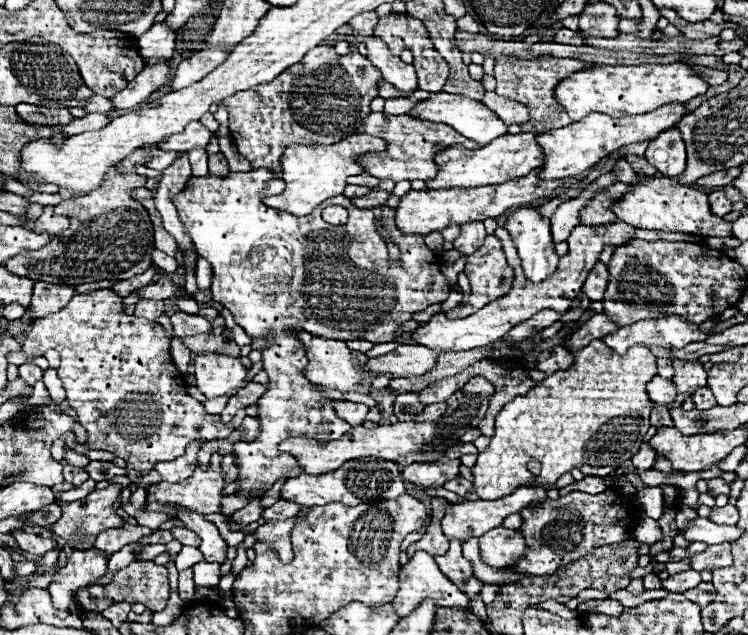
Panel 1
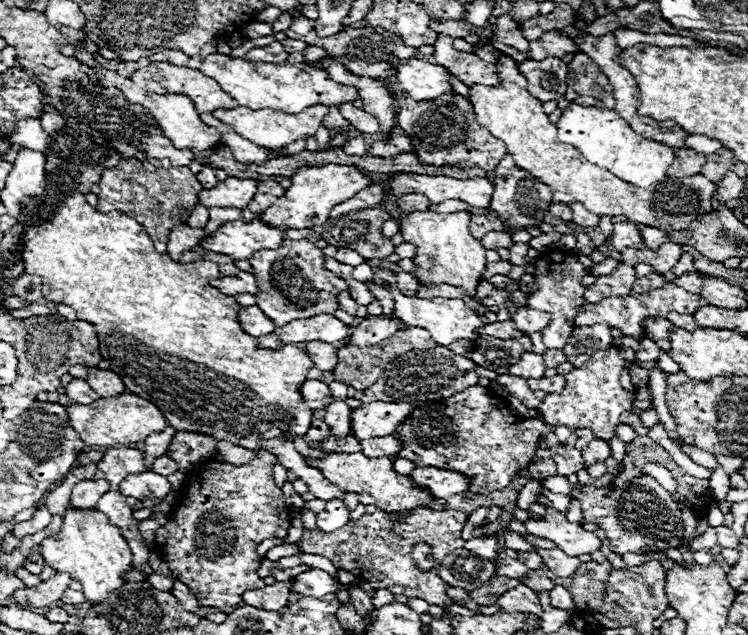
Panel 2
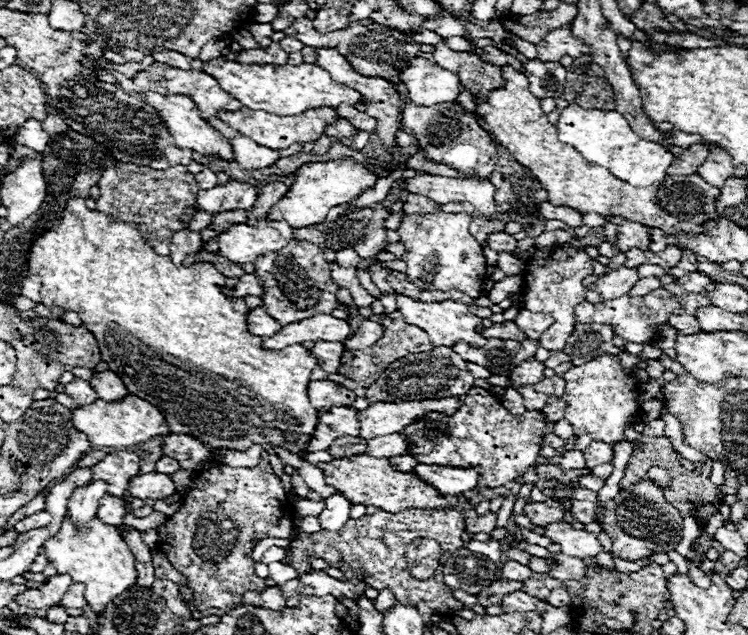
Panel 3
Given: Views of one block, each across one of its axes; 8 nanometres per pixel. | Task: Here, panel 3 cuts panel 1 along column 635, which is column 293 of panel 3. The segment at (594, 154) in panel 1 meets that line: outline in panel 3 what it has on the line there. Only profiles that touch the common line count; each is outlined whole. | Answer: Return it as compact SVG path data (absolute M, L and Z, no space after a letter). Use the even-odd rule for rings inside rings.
M240 108L238 112L218 112L218 118L222 122L226 122L230 128L234 128L236 132L254 140L256 144L272 148L272 150L282 150L282 148L288 148L294 142L298 142L298 144L316 142L324 134L326 126L336 120L336 112L332 108L314 108L314 110L302 112L298 116L274 116L274 114L268 114L268 112L262 112L262 110Z

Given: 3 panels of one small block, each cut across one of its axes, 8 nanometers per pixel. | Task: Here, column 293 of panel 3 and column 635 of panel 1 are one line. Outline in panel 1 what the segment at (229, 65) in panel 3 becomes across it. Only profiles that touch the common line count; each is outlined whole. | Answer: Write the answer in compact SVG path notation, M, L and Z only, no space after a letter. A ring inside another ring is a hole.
M674 62L674 64L638 64L638 66L586 66L580 72L574 72L572 76L564 78L556 86L556 98L564 108L568 108L568 114L572 120L582 120L590 112L602 112L612 118L622 118L622 116L636 116L644 112L652 112L654 108L668 104L668 102L688 102L698 94L704 94L708 90L708 82L704 82L702 76L694 74L694 70L684 64L684 62Z

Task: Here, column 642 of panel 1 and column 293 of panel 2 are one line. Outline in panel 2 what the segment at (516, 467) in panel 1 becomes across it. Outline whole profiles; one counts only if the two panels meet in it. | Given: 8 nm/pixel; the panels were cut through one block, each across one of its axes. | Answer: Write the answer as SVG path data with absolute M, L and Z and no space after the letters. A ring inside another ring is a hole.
M80 192L56 204L46 220L24 226L22 262L28 274L42 278L46 300L64 302L76 310L78 318L94 324L102 358L110 362L110 370L122 376L126 390L154 402L178 432L204 432L232 444L252 432L262 432L264 438L270 432L288 434L290 438L306 436L312 410L302 400L298 386L314 366L310 356L294 345L279 350L256 348L256 338L242 332L236 320L240 304L208 284L208 278L222 278L214 262L180 264L168 254L158 254L150 236L134 218L122 212L100 212Z

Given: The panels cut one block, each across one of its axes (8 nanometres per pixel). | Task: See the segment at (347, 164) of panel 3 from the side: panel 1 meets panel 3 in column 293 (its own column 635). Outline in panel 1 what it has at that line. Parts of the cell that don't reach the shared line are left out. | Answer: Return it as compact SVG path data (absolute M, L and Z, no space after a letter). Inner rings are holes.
M638 176L640 184L630 186L630 190L612 204L610 210L618 220L644 230L664 230L664 232L684 232L696 236L732 236L732 222L712 214L708 204L708 194L696 188L684 188L674 178L646 178Z

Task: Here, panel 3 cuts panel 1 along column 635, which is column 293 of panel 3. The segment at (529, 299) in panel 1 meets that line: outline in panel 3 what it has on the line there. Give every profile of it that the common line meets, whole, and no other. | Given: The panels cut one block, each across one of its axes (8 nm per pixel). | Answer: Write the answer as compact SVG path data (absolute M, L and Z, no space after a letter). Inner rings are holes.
M258 220L256 226L234 224L204 248L212 254L224 256L228 262L244 264L254 262L268 252L282 250L292 240L292 234L294 228L290 228L290 224Z

